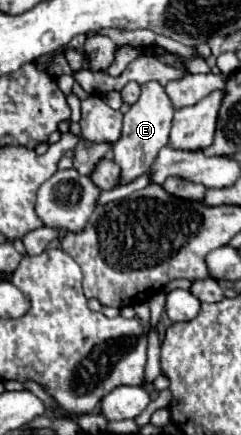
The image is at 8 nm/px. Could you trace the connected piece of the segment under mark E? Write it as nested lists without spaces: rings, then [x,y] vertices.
[[[147,82],[141,86],[139,100],[131,106],[131,110],[123,118],[123,136],[113,146],[113,162],[121,166],[123,184],[145,174],[149,170],[149,164],[153,164],[153,160],[157,158],[157,152],[169,144],[169,130],[171,130],[173,114],[175,114],[175,108],[161,84]]]

